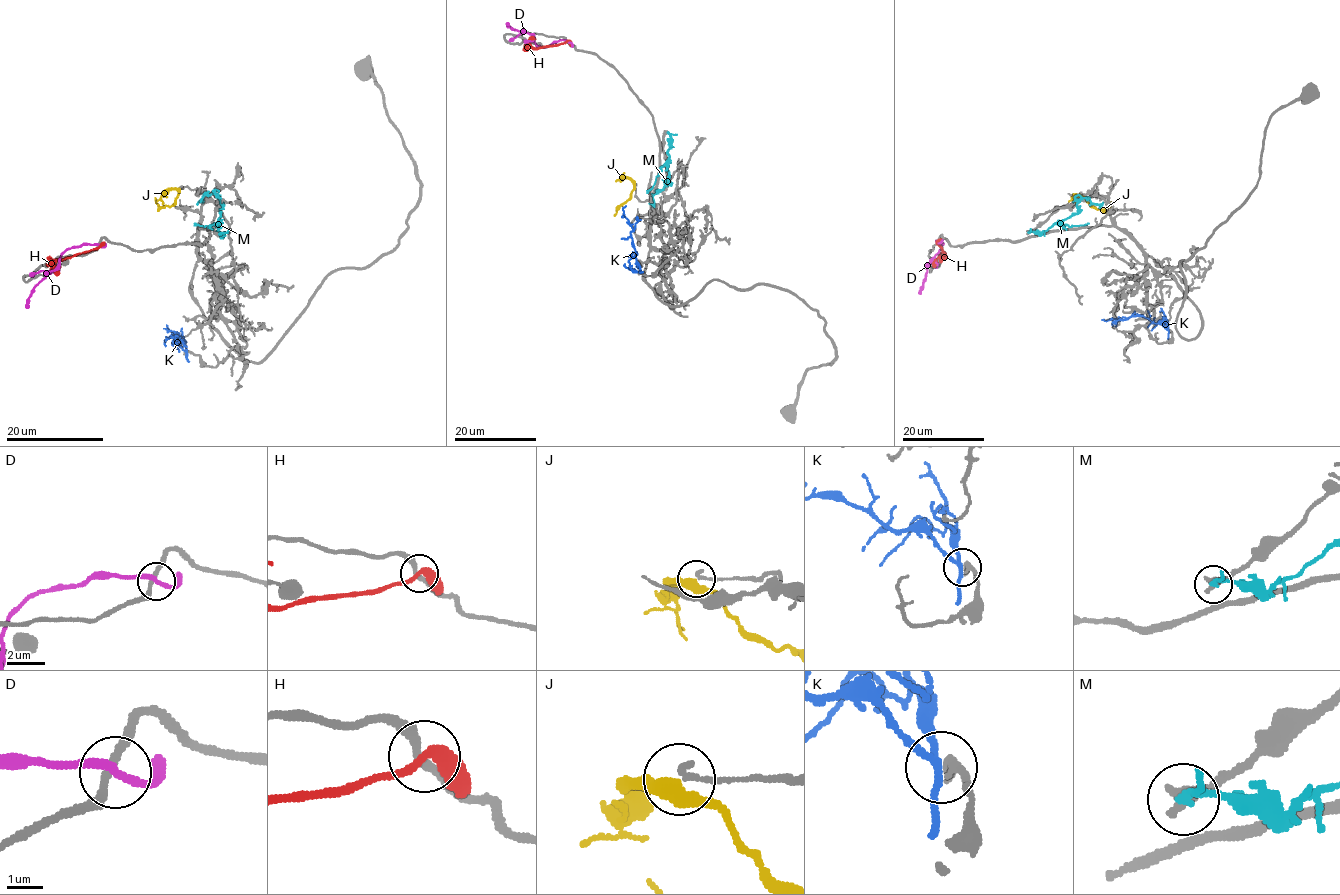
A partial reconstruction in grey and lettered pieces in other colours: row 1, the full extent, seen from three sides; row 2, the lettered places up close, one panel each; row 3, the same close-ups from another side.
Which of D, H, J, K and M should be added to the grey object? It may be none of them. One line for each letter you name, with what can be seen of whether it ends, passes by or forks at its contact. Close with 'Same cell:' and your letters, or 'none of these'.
J: It passes by
Same cell: J

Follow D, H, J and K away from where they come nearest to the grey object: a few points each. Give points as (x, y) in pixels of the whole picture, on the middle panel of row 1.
D: (567, 41), (554, 41), (540, 46), (525, 31), (514, 30), (507, 23)
H: (567, 41), (534, 48), (529, 42), (531, 37)
J: (634, 184), (627, 200), (614, 215)
K: (640, 272), (630, 234), (632, 227), (624, 215), (626, 205)

